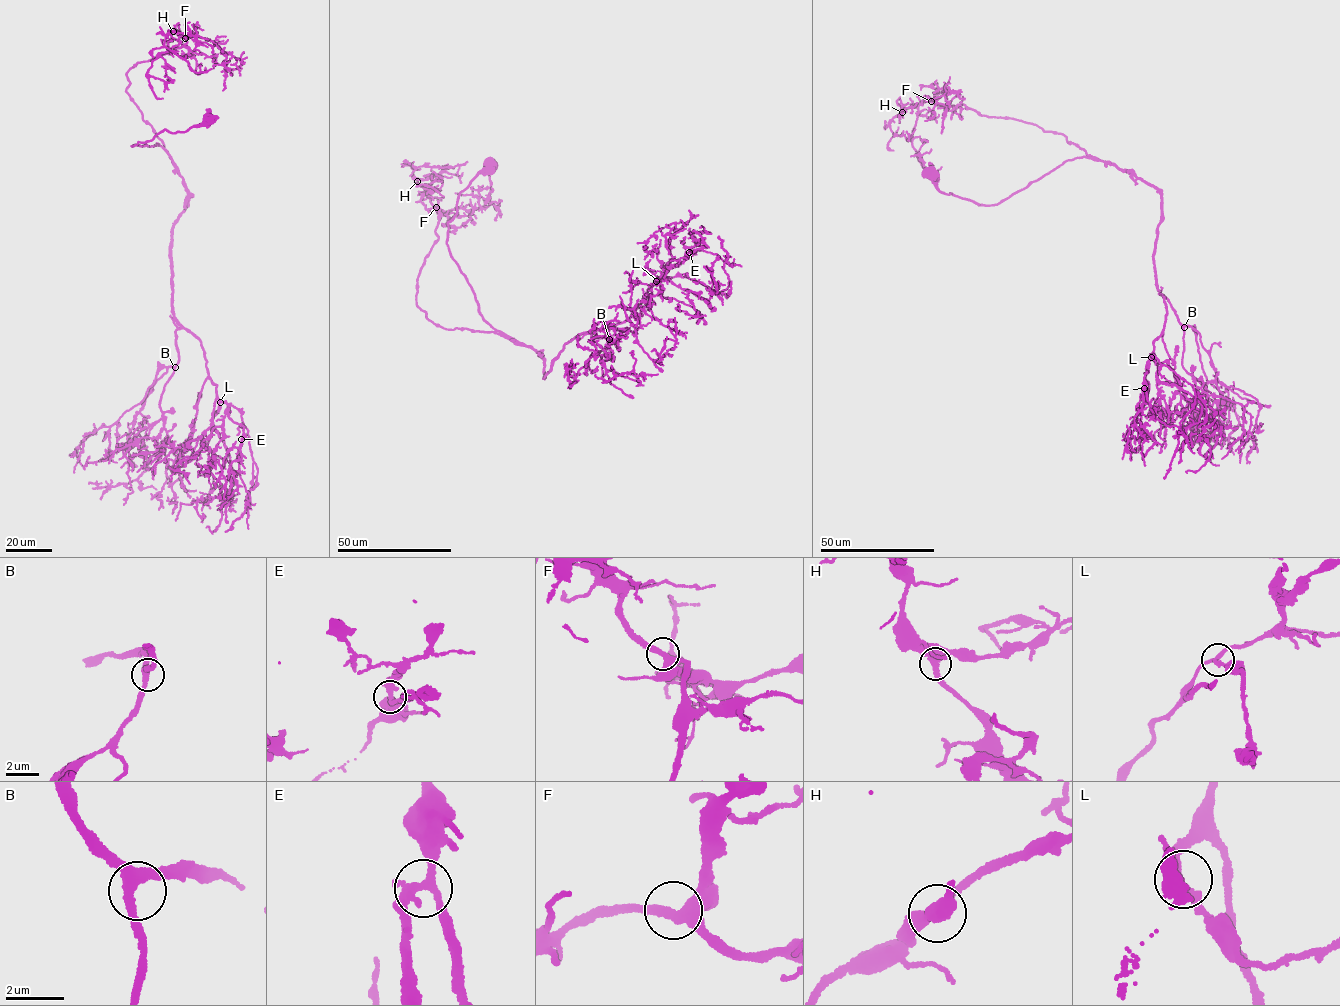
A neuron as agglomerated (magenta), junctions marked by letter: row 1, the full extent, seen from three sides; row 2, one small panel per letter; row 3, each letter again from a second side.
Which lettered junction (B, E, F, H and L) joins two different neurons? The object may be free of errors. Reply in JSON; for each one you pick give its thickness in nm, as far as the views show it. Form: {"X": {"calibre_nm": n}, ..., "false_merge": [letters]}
{"false_merge": []}

